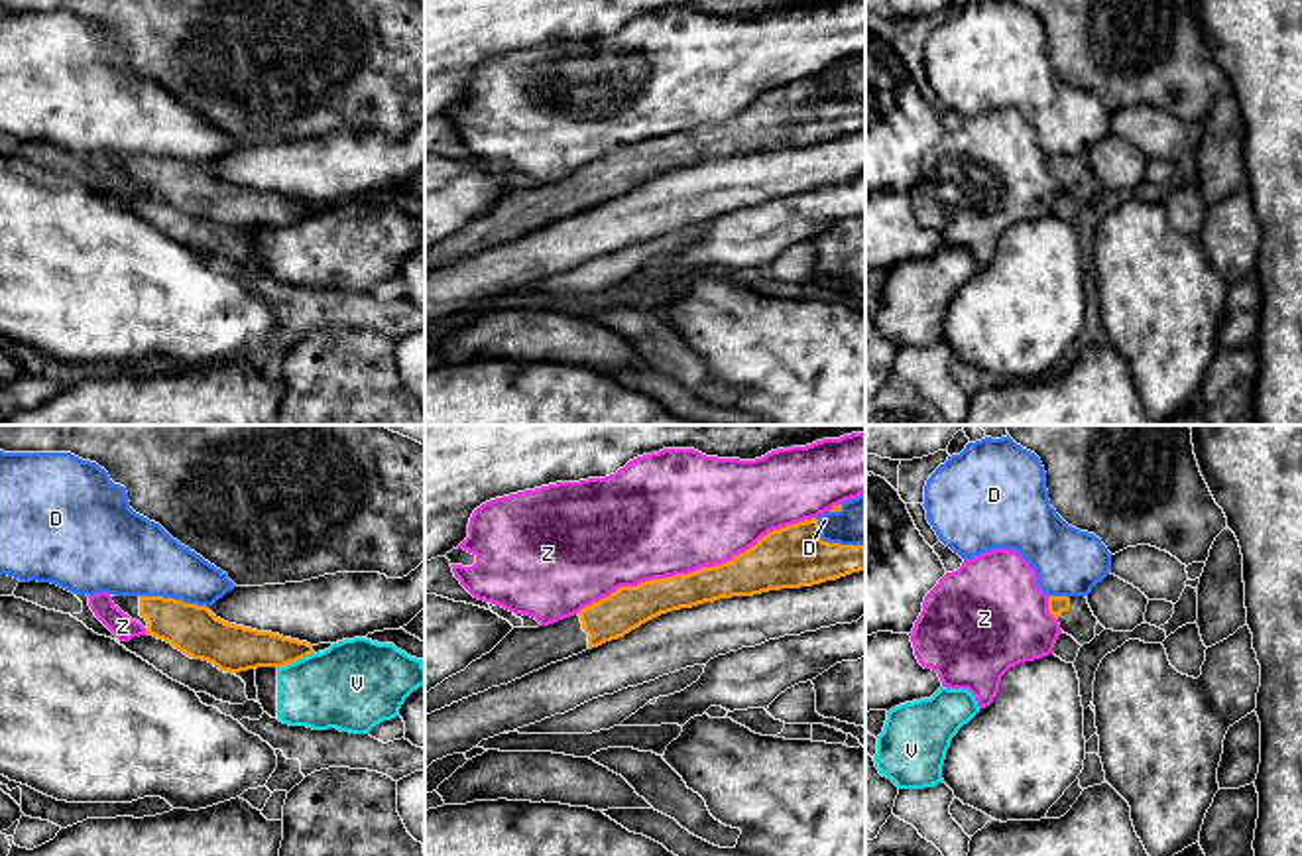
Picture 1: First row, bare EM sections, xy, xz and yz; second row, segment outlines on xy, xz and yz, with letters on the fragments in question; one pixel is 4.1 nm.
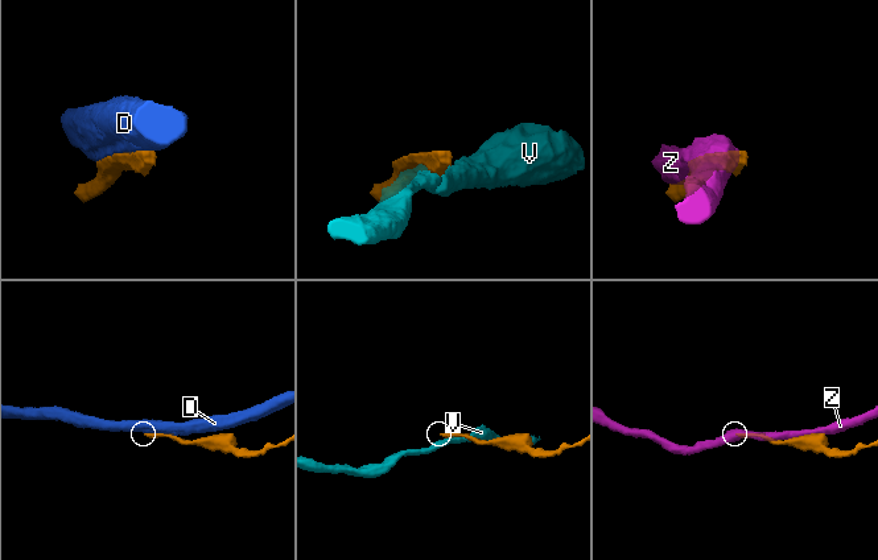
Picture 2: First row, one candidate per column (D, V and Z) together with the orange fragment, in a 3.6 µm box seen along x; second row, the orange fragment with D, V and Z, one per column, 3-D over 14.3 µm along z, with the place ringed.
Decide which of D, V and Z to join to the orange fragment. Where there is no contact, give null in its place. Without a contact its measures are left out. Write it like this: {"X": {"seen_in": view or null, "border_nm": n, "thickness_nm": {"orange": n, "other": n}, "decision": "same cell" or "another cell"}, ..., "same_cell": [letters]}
{"D": {"seen_in": "xy", "border_nm": 280, "thickness_nm": {"orange": 200, "other": 320}, "decision": "another cell"}, "V": {"seen_in": "xy", "border_nm": 170, "thickness_nm": {"orange": 190, "other": 360}, "decision": "another cell"}, "Z": {"seen_in": "xz", "border_nm": 1050, "thickness_nm": {"orange": 190, "other": 500}, "decision": "another cell"}, "same_cell": []}

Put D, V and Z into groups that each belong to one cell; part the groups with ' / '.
D / V / Z

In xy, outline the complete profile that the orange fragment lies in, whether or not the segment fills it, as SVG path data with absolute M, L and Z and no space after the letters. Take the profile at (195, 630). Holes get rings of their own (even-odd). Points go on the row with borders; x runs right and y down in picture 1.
M110 596L114 606L146 628L148 636L220 671L285 667L315 653L307 642L228 624L207 606L163 596Z

